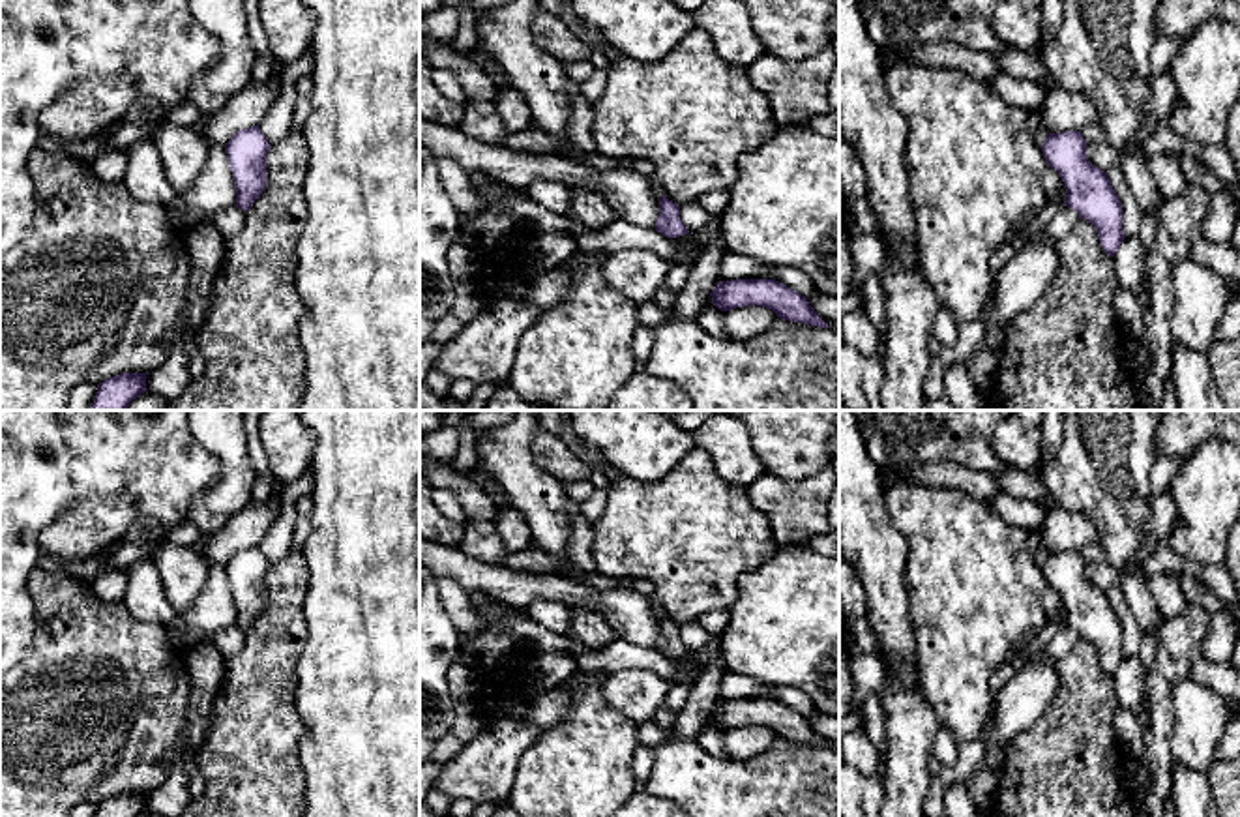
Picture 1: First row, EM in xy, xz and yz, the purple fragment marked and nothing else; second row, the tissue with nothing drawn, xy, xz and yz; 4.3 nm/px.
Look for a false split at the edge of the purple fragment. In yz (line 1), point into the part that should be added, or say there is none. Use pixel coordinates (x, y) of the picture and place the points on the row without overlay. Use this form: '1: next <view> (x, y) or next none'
1: next none

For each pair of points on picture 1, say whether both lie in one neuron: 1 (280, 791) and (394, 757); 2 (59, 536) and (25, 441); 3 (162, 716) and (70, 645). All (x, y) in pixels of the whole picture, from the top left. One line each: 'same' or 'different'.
1: different
2: different
3: same

